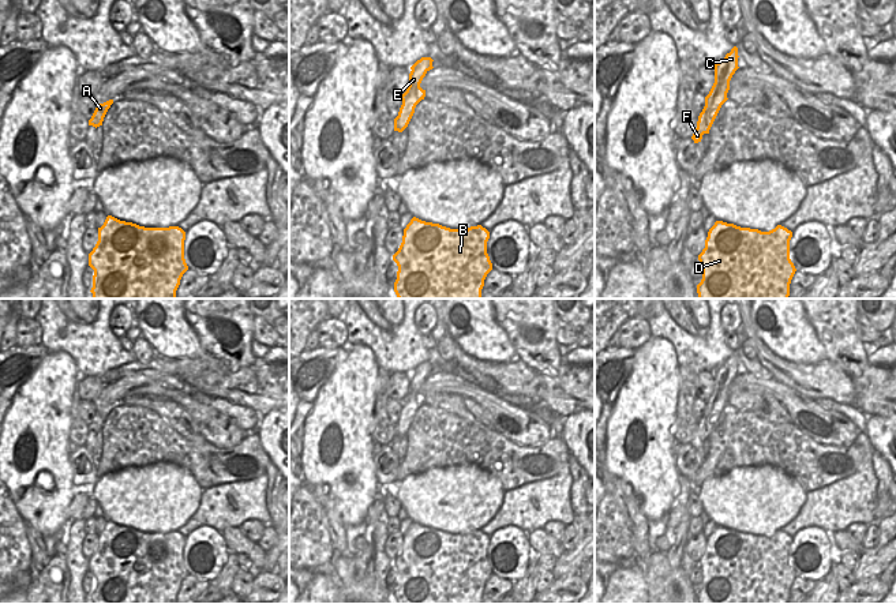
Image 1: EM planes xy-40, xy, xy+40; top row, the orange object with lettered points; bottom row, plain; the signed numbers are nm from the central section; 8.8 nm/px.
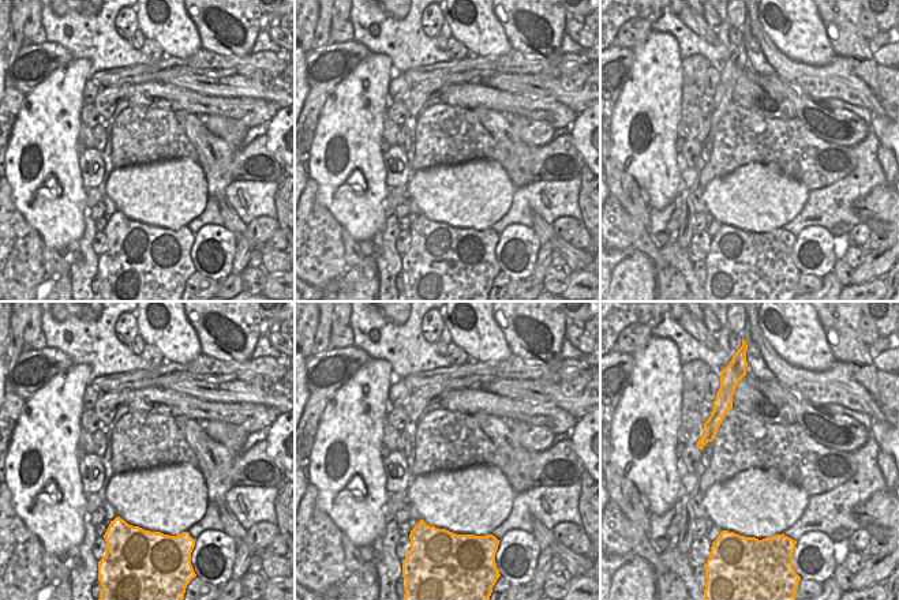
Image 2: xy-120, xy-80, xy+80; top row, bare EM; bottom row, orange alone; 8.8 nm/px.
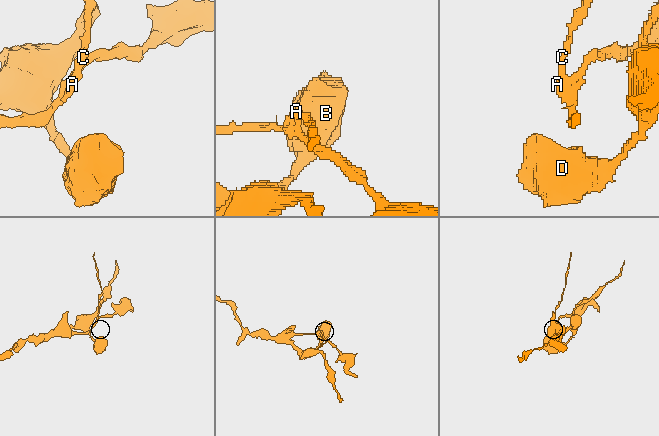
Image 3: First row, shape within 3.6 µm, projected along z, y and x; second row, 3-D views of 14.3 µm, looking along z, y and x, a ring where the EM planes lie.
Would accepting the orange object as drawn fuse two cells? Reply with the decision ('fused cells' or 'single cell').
fused cells

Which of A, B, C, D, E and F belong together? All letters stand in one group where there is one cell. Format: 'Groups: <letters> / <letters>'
Groups: A B D E F / C

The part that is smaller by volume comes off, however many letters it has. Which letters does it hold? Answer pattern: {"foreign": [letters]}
{"foreign": ["C"]}

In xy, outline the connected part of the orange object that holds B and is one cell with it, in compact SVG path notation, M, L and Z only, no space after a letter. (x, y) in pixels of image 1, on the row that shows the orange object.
M416 217L404 229L402 243L393 255L398 266L394 292L398 299L481 299L492 263L487 254L490 232L481 225L450 229Z

